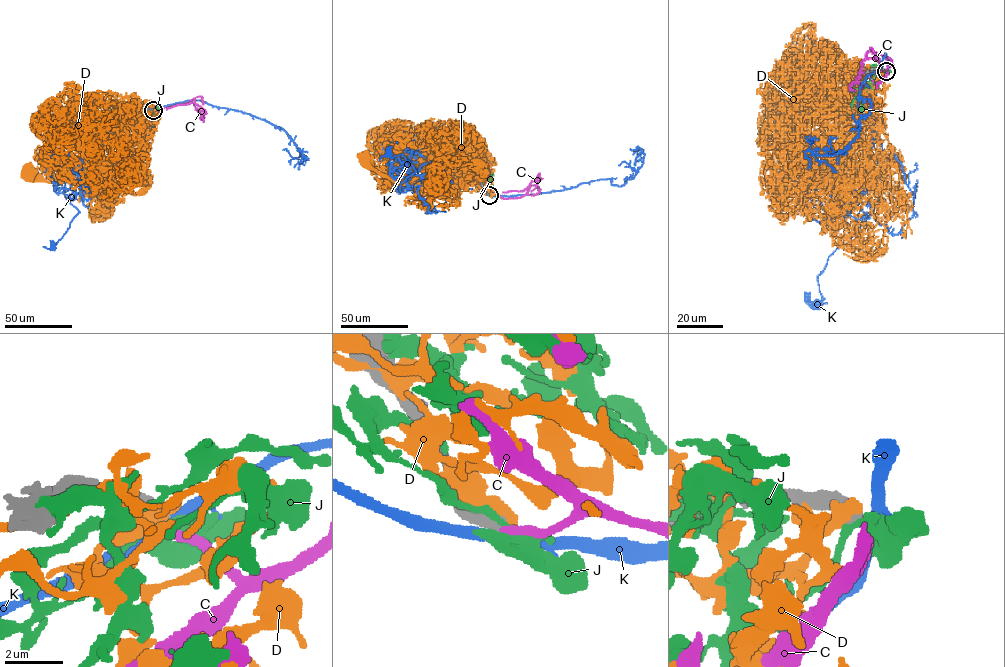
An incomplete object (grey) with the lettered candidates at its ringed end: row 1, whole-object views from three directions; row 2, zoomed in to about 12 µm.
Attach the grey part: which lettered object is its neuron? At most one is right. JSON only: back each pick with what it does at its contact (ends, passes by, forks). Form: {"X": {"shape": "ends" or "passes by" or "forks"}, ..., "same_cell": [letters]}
{"C": {"shape": "ends"}, "same_cell": ["C"]}

